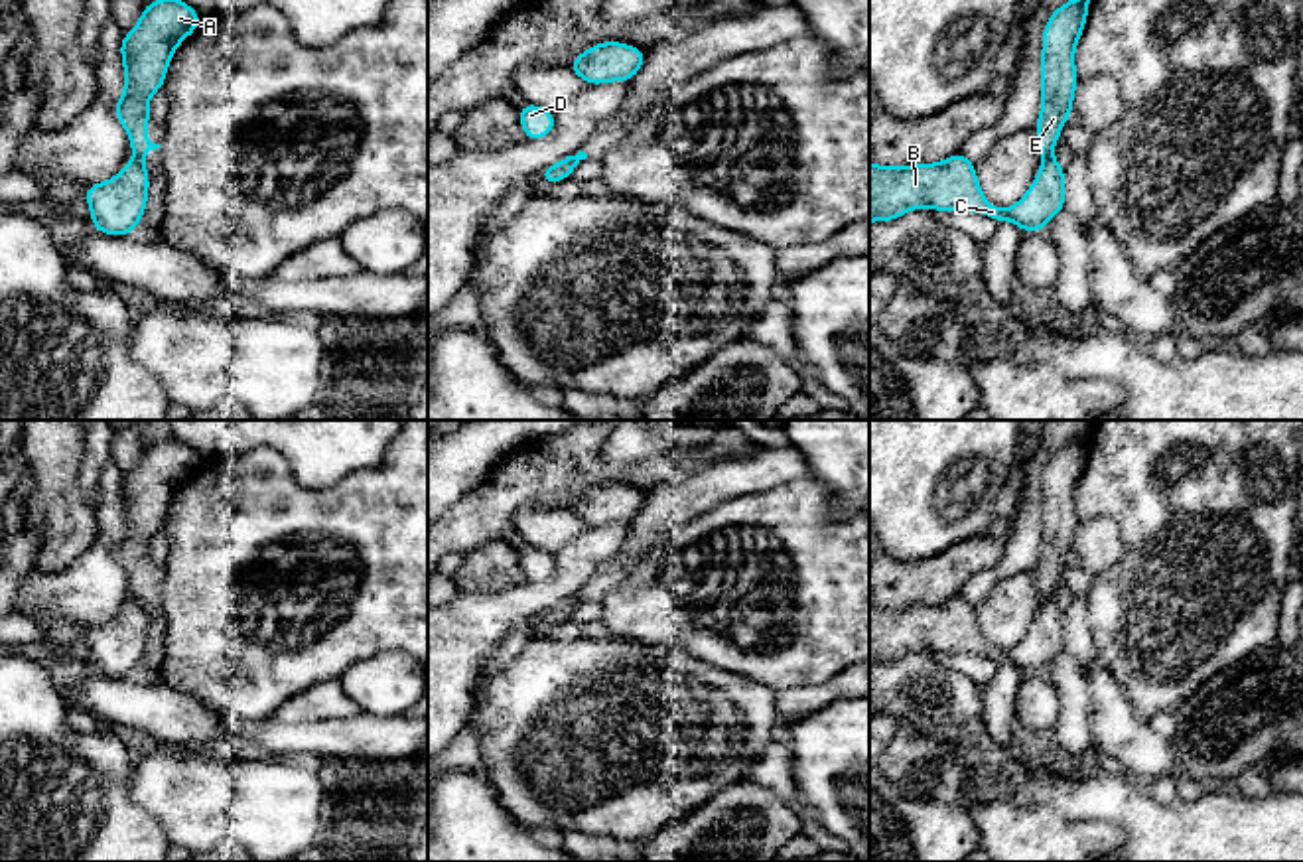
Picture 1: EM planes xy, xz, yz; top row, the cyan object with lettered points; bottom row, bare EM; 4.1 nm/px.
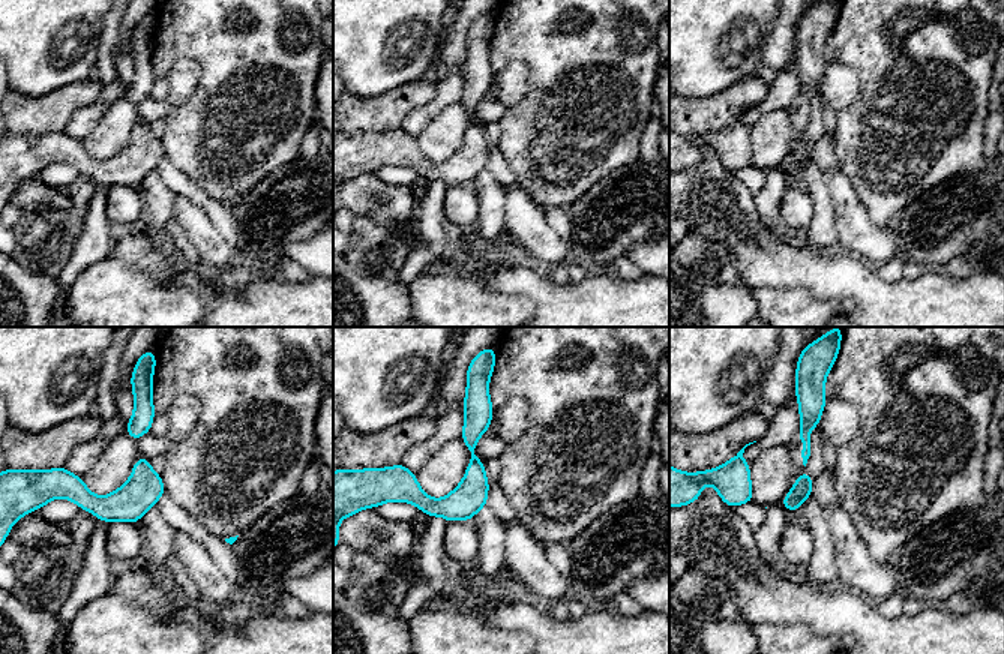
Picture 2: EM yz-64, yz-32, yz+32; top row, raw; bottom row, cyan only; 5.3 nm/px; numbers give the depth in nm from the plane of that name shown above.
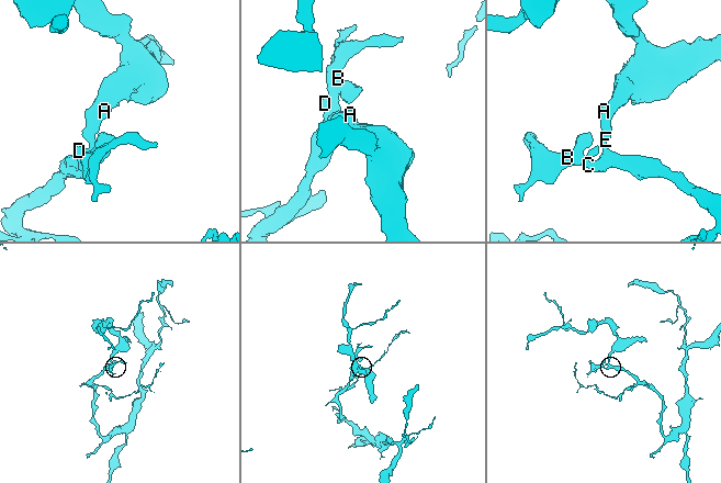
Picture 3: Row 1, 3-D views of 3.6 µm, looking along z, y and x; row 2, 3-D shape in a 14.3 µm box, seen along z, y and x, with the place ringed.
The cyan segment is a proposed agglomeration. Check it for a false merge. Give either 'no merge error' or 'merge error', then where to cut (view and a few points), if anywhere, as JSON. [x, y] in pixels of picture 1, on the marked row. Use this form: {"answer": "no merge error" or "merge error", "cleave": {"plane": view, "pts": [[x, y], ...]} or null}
{"answer": "merge error", "cleave": {"plane": "yz", "pts": [[1051, 156], [1043, 160]]}}

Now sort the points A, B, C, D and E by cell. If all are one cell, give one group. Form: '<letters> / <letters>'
A E / B C D

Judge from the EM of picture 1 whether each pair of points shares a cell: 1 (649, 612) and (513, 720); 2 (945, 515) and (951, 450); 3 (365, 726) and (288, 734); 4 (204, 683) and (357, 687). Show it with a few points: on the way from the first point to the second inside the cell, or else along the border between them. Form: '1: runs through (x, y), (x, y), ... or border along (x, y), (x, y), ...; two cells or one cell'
1: border along (612, 636), (661, 646); two cells
2: runs through (945, 500), (945, 466); one cell
3: runs through (345, 736), (308, 736); one cell
4: border along (381, 651), (357, 659), (340, 677); two cells

